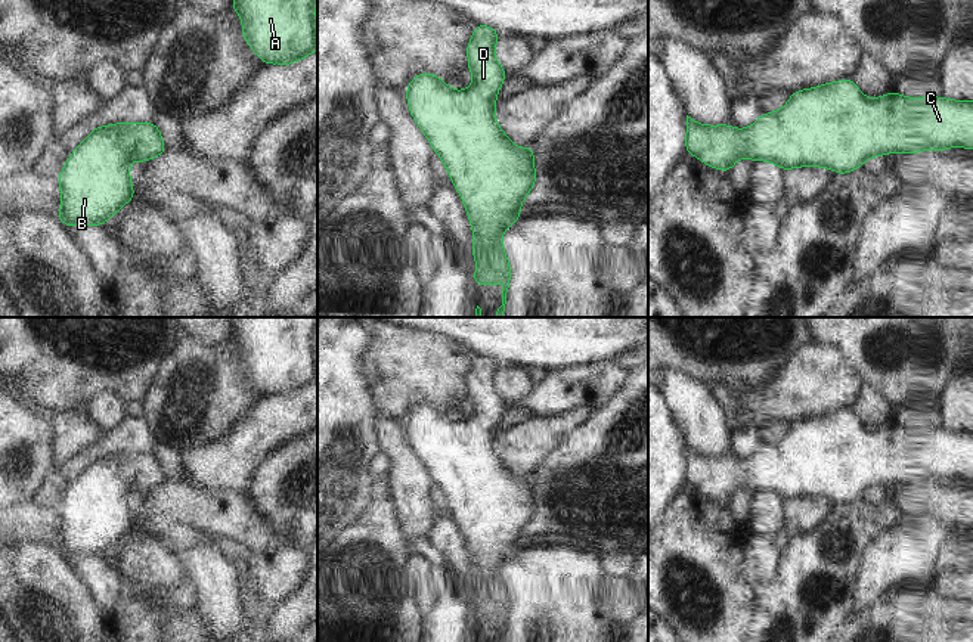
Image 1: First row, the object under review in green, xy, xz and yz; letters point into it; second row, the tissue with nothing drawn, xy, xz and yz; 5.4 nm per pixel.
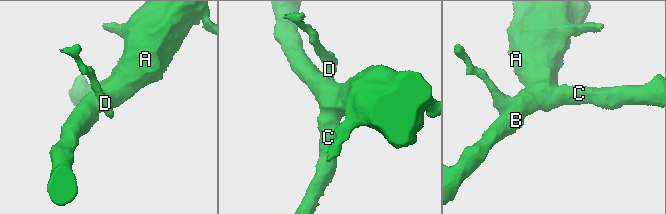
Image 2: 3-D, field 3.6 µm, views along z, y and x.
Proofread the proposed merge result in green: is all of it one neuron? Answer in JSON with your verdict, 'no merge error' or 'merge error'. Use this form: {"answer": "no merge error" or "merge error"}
{"answer": "no merge error"}

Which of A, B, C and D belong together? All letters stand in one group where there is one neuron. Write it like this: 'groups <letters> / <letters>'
groups A B C D

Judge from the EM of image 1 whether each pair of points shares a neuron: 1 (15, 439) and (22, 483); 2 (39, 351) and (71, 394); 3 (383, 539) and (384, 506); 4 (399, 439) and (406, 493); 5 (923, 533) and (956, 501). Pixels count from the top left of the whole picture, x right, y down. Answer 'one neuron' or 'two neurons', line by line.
1: one neuron
2: one neuron
3: one neuron
4: one neuron
5: two neurons

